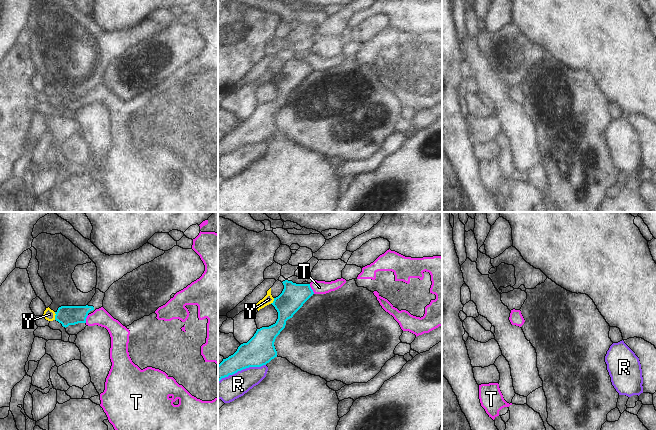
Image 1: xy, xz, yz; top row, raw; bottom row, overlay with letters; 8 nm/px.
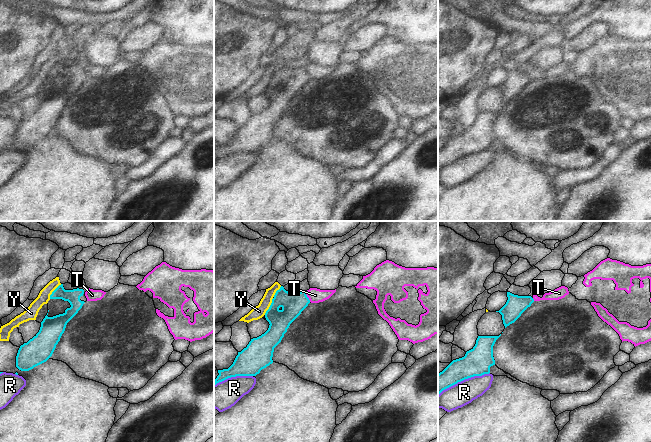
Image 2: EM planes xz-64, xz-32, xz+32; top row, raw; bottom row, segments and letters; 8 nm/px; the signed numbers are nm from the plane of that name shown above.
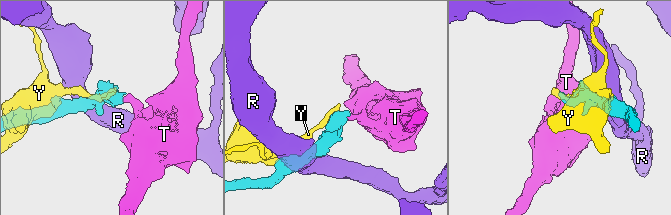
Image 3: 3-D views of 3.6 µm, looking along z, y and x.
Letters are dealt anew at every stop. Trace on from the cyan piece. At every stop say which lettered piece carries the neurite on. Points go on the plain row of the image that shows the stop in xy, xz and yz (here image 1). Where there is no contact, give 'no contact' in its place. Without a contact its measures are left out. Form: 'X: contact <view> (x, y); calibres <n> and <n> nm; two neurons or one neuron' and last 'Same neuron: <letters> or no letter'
R: contact xz (241, 145); calibres 240 and 200 nm; two neurons
T: contact xz (311, 65); calibres 200 and 110 nm; two neurons
Y: contact xy (55, 92); calibres 160 and 90 nm; two neurons
Same neuron: no letter

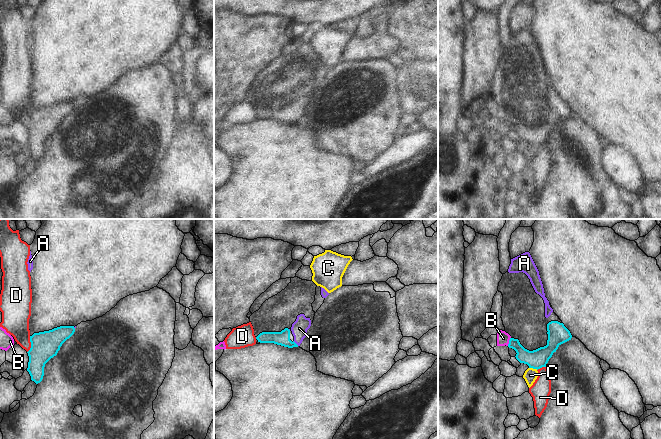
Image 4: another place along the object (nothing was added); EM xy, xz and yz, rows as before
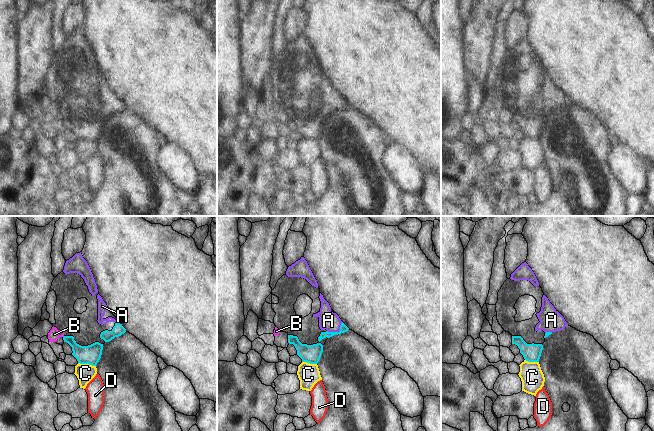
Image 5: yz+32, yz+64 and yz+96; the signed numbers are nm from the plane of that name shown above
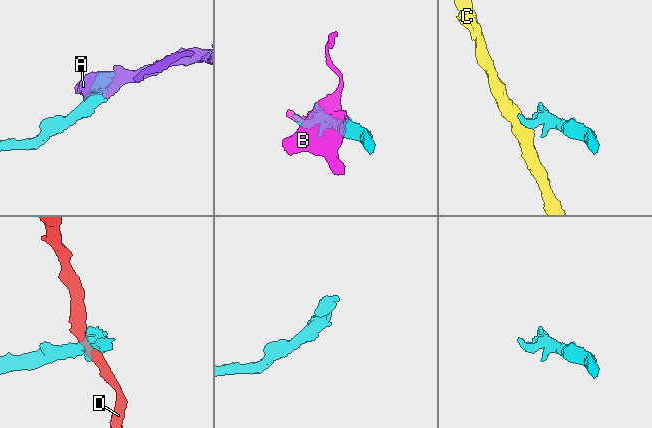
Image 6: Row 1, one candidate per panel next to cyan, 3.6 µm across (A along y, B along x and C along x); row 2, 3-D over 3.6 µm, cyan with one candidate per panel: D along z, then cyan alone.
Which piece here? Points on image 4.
A: contact xz (295, 119); calibres 120 and 130 nm; one neuron
B: contact yz (509, 117); calibres 150 and 100 nm; two neurons
C: contact yz (533, 144); calibres 160 and 110 nm; two neurons
D: contact xy (31, 120); calibres 220 and 220 nm; two neurons
Same neuron: A

